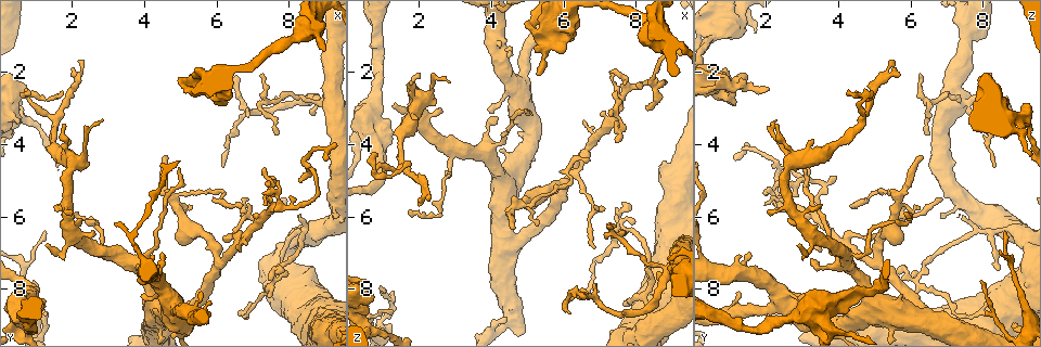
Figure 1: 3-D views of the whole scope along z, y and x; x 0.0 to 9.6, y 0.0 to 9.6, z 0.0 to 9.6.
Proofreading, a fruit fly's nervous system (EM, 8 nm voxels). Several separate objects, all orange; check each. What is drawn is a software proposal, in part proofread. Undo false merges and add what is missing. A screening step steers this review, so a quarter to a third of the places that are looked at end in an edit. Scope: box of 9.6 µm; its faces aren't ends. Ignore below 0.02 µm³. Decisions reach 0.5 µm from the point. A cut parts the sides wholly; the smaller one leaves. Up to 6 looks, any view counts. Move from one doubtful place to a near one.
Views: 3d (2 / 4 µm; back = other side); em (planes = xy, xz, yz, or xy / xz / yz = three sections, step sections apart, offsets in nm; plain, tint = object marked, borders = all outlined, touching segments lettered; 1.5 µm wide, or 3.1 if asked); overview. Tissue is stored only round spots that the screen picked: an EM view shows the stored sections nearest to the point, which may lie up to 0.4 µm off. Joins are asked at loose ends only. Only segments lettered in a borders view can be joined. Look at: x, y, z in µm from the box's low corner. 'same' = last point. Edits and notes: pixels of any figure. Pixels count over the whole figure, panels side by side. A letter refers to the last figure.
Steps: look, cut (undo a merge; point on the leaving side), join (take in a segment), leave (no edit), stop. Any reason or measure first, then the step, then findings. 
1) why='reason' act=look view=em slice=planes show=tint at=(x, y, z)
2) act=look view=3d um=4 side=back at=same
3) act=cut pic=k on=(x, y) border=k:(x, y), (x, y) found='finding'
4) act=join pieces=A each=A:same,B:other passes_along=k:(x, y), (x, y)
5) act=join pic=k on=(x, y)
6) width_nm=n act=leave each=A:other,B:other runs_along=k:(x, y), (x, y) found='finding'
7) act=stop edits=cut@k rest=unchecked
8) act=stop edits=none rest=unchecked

why='branch point' act=look view=3d um=4 at=(6.10, 7.40, 5.05)

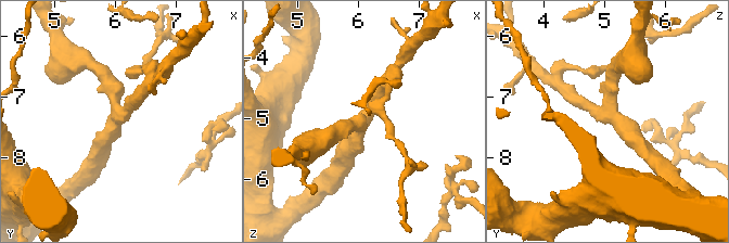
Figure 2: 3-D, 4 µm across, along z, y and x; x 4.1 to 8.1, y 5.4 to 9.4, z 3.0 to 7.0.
arms=3 arm_widths_nm=220,240,260 act=look view=em slice=xy step=8 show=tint at=(6.00, 7.30, 5.15)

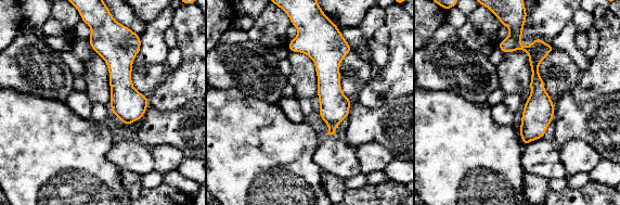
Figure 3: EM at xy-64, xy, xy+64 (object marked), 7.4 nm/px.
why='another direction' act=look view=em slice=planes show=borders at=same

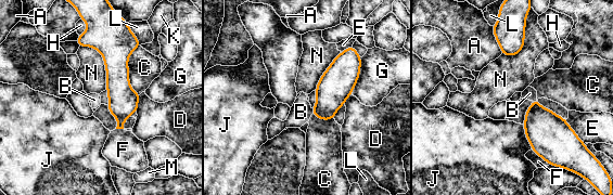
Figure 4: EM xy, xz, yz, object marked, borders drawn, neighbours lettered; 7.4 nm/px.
width_nm=220 act=leave each=A:other,B:other,C:other,D:other,E:other,F:other,G:other,H:other,J:other,K:other,L:other,M:other,N:other runs_along=4:(113, 33), (120, 126) found='continuous, no second neuron'

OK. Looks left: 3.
why='an open end' act=look view=3d um=4 at=(8.95, 4.45, 1.15)

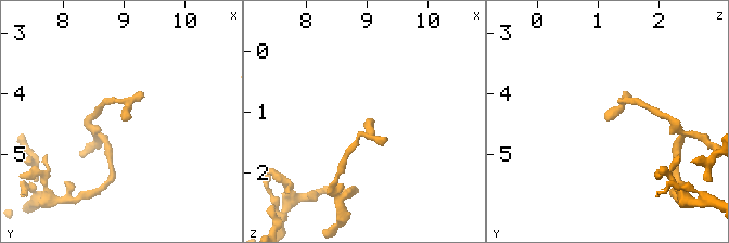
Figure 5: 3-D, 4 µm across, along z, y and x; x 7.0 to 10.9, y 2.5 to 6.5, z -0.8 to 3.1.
act=look view=em slice=planes show=plain at=(8.95, 4.45, 1.15)

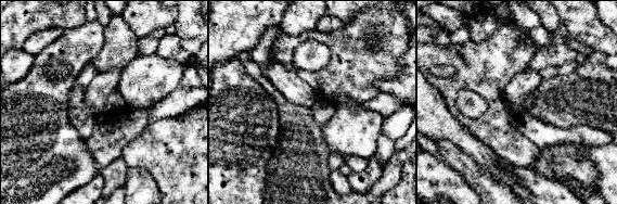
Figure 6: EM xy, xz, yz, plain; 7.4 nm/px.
why='see the neighbours' act=look view=em slice=planes show=borders at=same

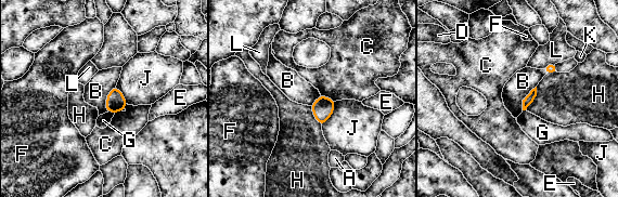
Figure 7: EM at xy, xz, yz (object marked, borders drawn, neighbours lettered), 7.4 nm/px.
act=leave each=A:other,B:other,C:other,D:other,E:other,F:other,G:other,H:other,J:other,K:other,L:other border=7:(115, 86), (107, 94), (106, 112) found='none of them fits'

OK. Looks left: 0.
act=stop edits=none rest=unchecked

